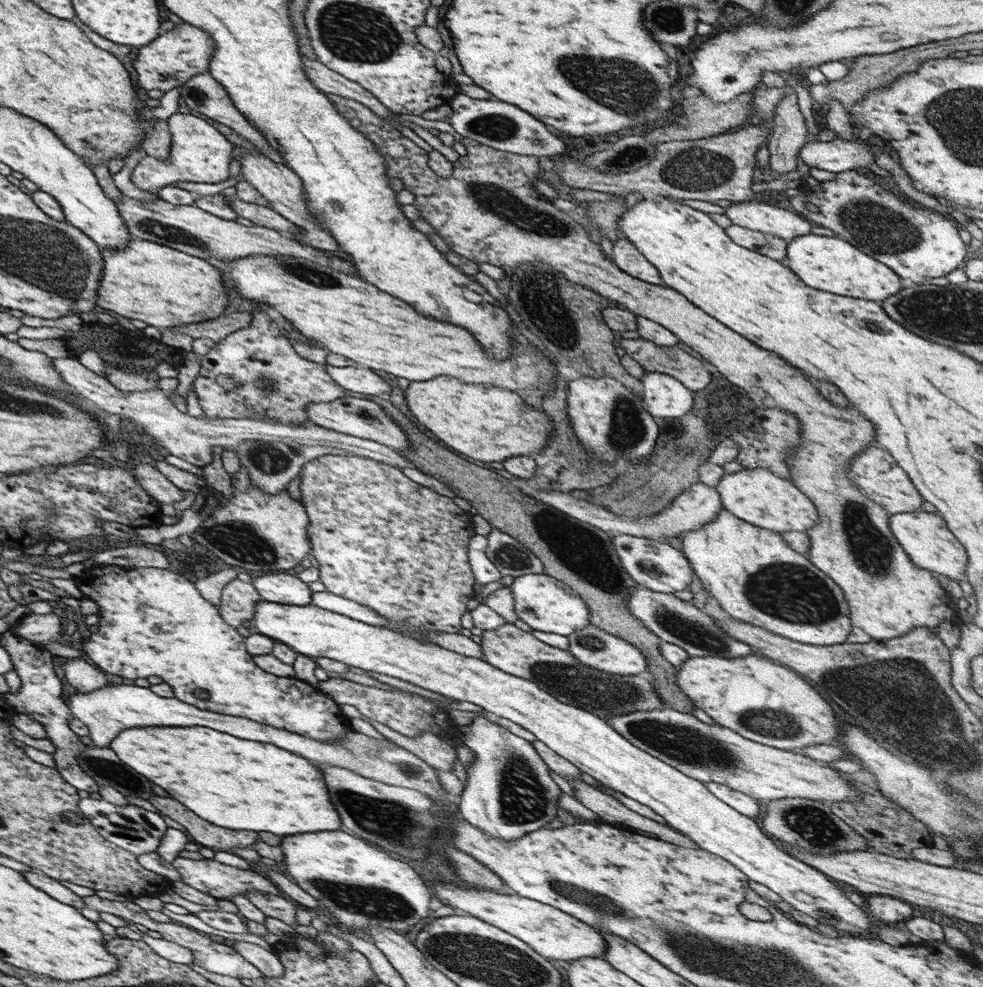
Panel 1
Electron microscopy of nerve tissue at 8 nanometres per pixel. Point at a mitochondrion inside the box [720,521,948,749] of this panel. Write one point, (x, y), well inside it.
(791, 592)

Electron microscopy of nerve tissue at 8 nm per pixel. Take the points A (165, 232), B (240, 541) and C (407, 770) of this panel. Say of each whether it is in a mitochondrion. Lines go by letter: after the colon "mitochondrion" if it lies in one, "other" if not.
A: mitochondrion
B: mitochondrion
C: mitochondrion

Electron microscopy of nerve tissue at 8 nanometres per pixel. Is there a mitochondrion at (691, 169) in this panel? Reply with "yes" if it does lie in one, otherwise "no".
yes

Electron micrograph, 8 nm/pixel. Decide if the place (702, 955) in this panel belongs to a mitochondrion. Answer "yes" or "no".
yes

